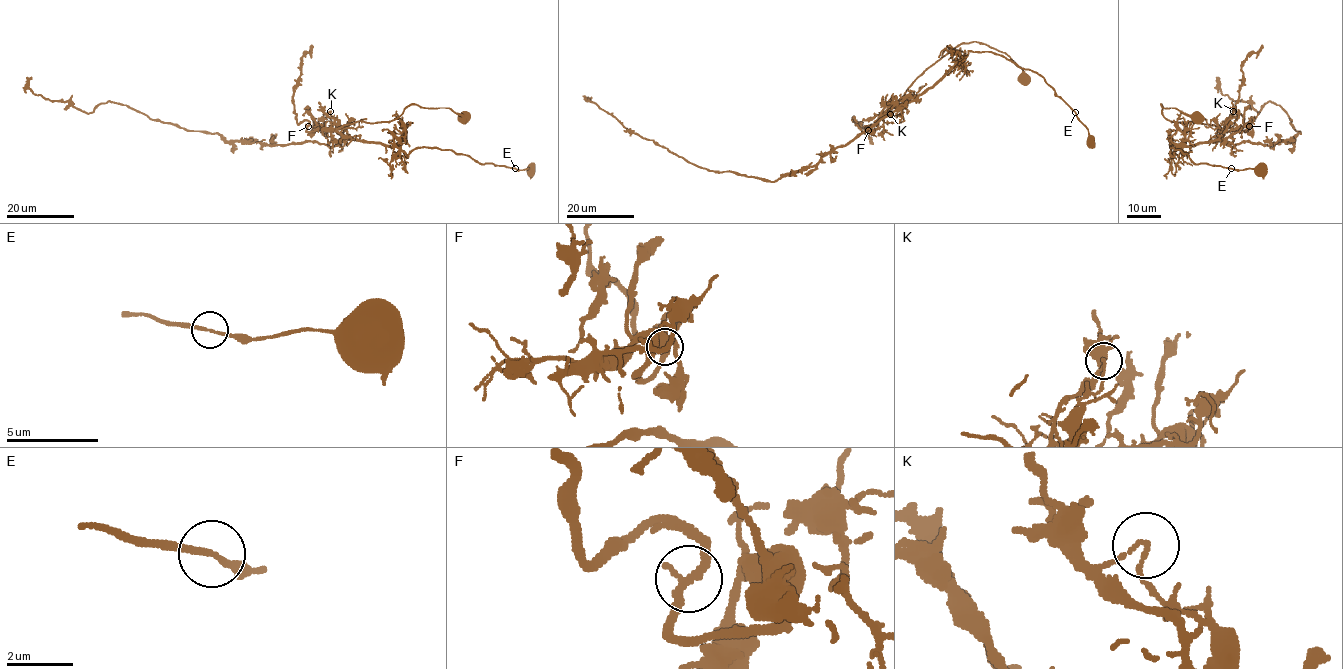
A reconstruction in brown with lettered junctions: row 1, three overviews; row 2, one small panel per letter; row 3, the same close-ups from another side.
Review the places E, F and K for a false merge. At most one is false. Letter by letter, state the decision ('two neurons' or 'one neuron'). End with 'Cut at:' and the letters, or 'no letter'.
E: one neuron
F: one neuron
K: two neurons
Cut at: K

